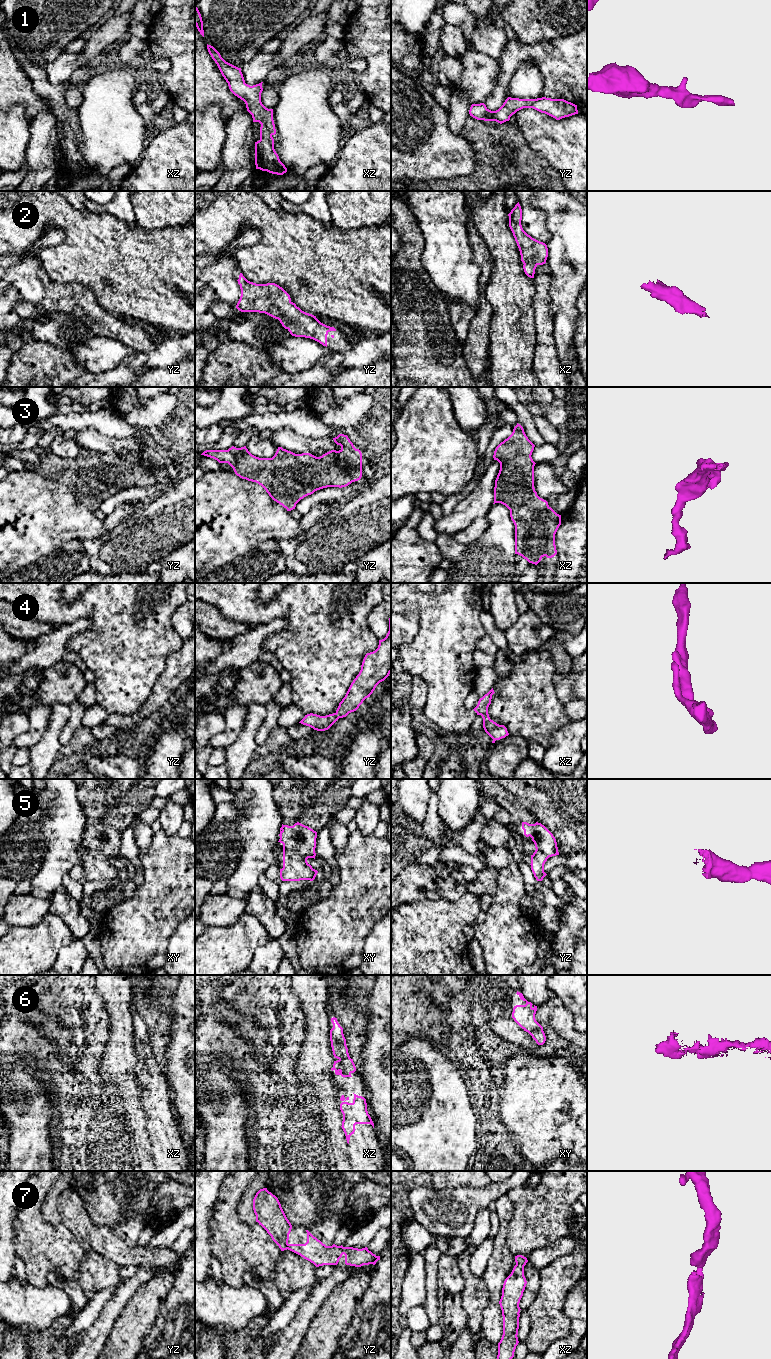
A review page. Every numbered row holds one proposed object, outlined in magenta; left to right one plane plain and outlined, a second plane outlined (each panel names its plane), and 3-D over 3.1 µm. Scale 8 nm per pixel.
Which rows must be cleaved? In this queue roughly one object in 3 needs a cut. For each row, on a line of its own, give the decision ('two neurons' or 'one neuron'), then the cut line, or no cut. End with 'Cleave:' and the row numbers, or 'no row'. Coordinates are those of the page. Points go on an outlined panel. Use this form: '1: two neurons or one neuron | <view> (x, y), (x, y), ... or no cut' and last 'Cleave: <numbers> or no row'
1: one neuron | no cut
2: one neuron | no cut
3: one neuron | no cut
4: one neuron | no cut
5: one neuron | no cut
6: one neuron | no cut
7: one neuron | no cut
Cleave: no row

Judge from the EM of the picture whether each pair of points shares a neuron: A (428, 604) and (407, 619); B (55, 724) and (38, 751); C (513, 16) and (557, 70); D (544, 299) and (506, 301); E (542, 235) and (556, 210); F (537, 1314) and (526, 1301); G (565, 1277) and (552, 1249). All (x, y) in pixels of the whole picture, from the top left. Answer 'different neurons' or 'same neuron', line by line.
A: different neurons
B: same neuron
C: different neurons
D: different neurons
E: different neurons
F: different neurons
G: different neurons

